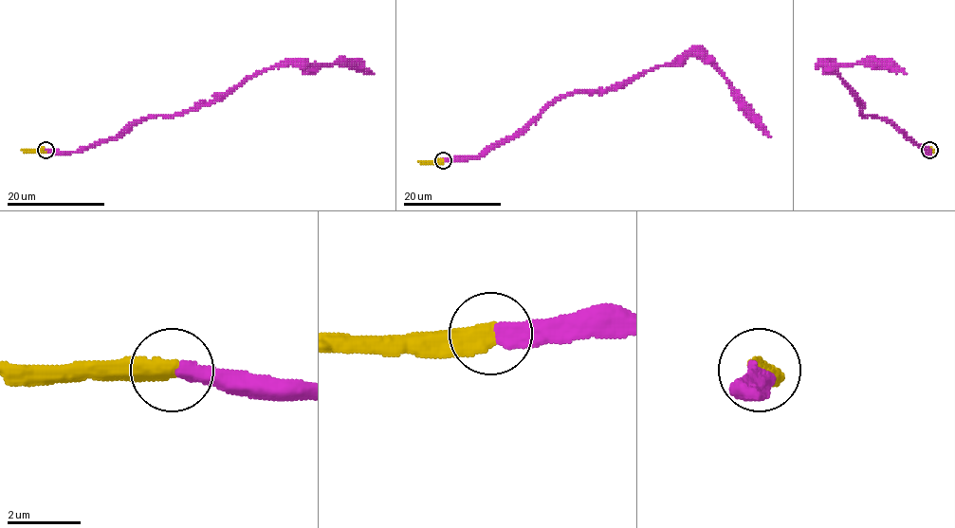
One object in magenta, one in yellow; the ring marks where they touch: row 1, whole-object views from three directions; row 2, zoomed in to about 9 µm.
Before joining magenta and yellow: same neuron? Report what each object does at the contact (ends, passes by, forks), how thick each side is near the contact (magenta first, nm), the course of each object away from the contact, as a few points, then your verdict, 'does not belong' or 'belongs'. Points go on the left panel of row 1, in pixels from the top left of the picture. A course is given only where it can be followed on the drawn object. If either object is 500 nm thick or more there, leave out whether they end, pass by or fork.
magenta ends; yellow ends; calibres 440 and 480 nm; course magenta (46, 150), (83, 152), (154, 116), (174, 116), (211, 103), (274, 66), (358, 63), (373, 74); course yellow (46, 150), (22, 149); belongs

